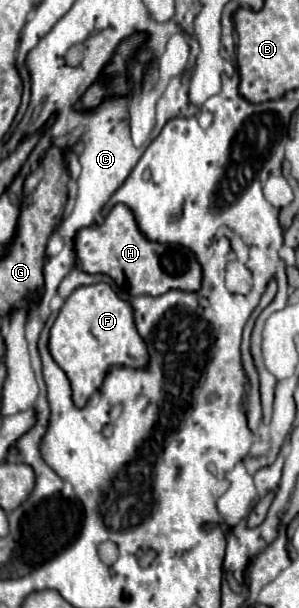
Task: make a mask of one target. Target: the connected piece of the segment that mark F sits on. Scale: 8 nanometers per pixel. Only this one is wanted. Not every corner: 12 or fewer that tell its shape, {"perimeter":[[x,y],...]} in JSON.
{"perimeter":[[78,287],[48,351],[86,405],[110,365],[144,367],[132,305]]}

